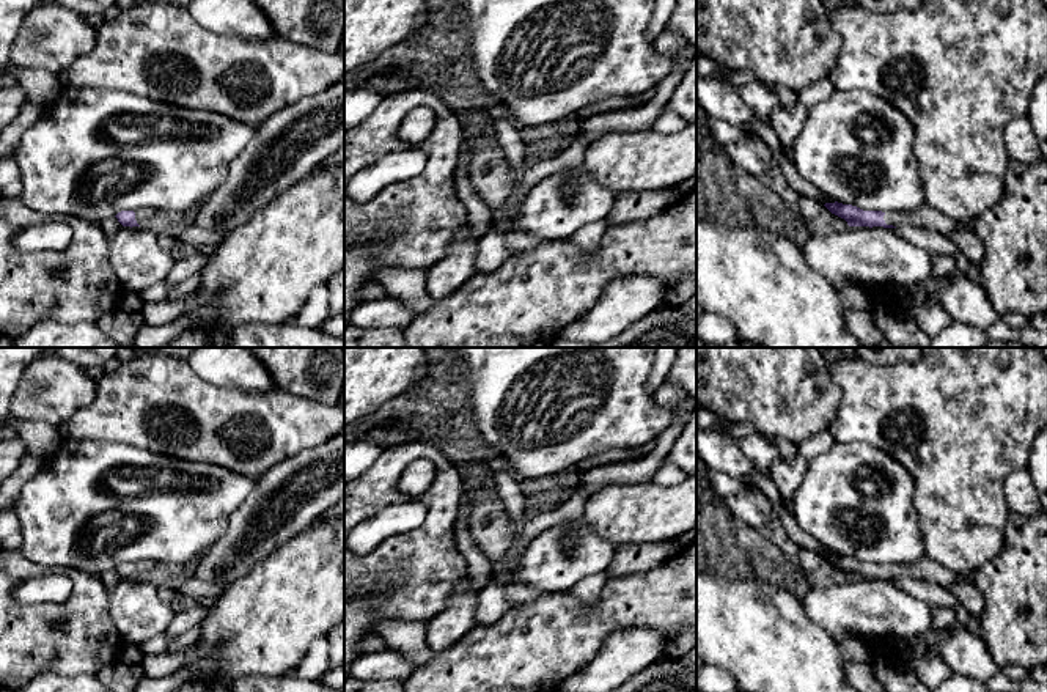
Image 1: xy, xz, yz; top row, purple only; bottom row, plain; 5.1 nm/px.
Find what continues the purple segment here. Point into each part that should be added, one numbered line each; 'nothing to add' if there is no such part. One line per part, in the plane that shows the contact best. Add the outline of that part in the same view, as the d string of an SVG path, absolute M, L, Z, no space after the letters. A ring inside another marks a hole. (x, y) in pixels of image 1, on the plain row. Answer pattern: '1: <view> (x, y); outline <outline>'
1: yz (926, 570); outline M923 557L918 561L909 565L885 565L884 572L887 577L901 579L904 576L909 576L913 579L940 585L943 588L956 585L962 580L972 580L970 577L951 572L939 561L931 560L928 557Z

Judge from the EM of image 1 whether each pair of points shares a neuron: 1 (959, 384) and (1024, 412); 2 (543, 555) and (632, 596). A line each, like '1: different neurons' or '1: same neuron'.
1: same neuron
2: different neurons

